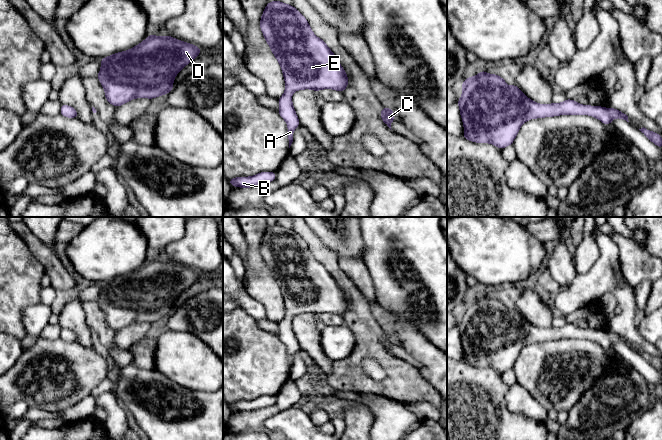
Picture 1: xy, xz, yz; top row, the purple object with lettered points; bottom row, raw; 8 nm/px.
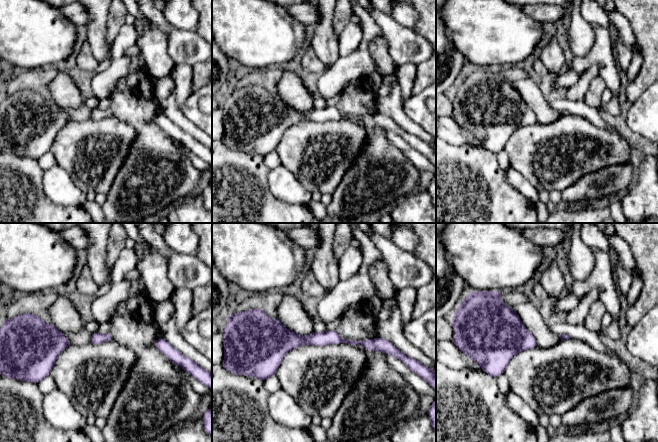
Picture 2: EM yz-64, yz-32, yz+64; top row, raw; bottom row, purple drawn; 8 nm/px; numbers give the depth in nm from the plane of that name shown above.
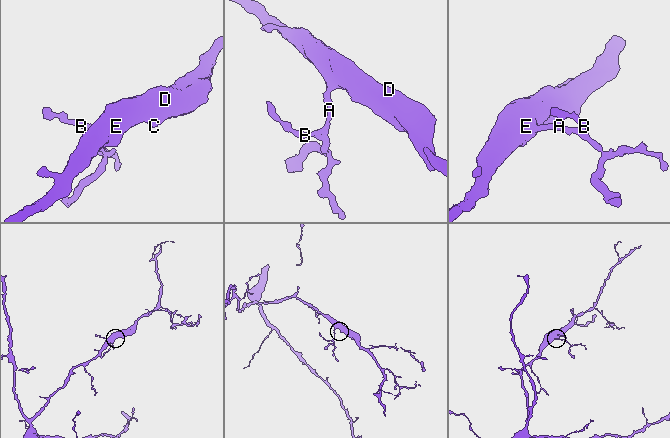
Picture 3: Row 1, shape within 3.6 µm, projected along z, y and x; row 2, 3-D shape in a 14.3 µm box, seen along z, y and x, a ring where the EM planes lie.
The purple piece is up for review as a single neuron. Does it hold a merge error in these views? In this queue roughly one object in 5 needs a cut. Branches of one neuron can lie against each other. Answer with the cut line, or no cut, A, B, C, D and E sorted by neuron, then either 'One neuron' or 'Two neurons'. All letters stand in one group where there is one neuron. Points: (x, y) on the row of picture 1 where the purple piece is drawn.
No split. Groups: A B C D E. One neuron

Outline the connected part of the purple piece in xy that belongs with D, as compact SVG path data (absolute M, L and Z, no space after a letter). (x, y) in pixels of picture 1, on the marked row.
M151 33L144 41L135 47L112 54L100 59L101 69L97 75L102 87L105 90L105 98L108 103L119 107L130 100L136 98L157 98L164 94L169 94L173 89L173 81L181 69L199 56L202 49L187 42L165 35L155 36Z

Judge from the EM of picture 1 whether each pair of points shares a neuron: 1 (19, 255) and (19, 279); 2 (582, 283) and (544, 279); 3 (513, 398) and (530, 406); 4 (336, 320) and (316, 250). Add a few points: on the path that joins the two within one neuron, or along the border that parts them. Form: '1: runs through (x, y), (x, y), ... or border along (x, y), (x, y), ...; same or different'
1: runs through (19, 261), (19, 273); same
2: border along (560, 288), (555, 294); different
3: runs through (517, 398), (526, 404); same
4: border along (342, 317), (344, 324); different

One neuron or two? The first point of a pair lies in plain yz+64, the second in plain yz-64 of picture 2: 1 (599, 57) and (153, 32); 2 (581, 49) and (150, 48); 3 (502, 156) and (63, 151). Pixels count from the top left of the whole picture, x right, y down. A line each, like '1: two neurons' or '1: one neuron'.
1: two neurons
2: two neurons
3: two neurons

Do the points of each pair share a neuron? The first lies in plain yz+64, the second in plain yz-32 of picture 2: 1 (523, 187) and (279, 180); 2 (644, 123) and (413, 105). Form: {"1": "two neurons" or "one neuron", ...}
{"1": "one neuron", "2": "one neuron"}

